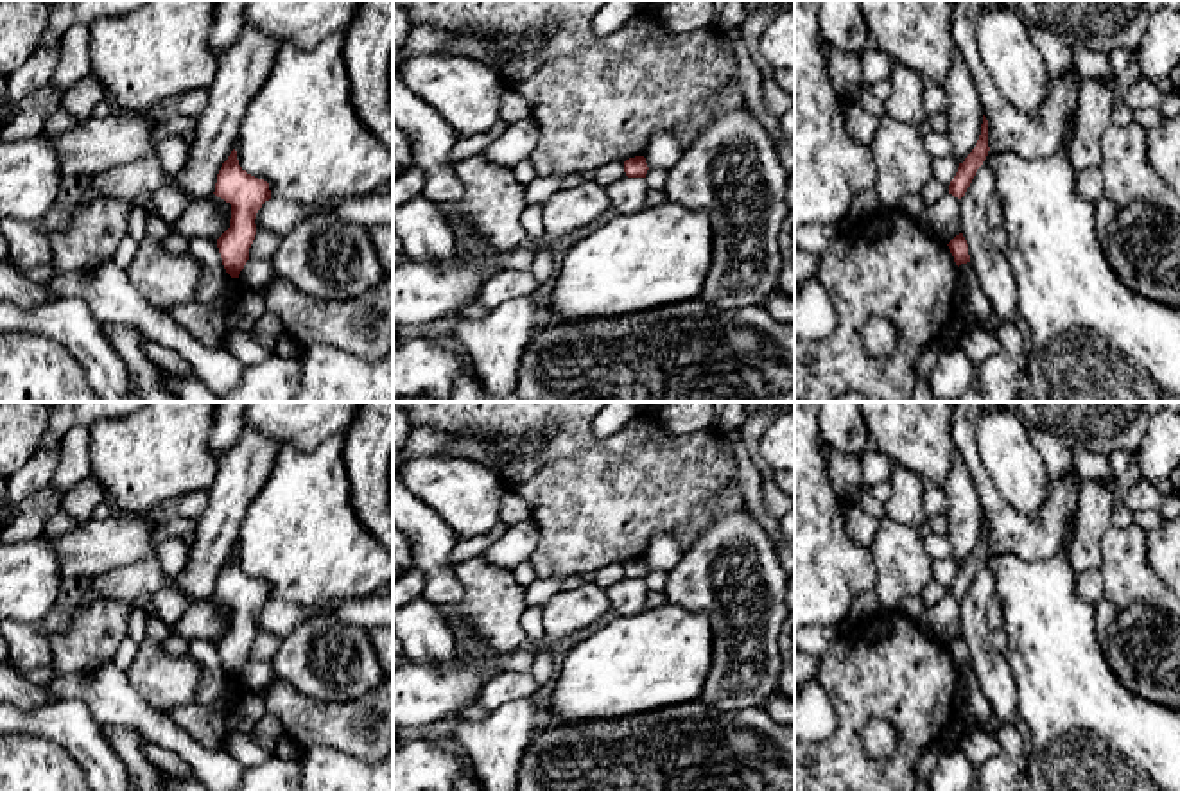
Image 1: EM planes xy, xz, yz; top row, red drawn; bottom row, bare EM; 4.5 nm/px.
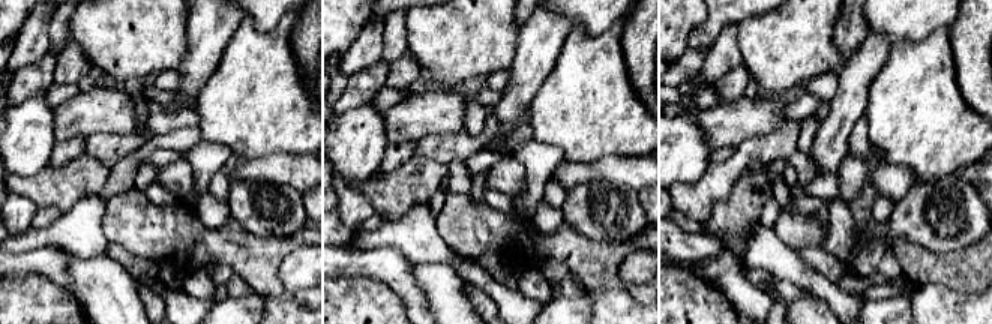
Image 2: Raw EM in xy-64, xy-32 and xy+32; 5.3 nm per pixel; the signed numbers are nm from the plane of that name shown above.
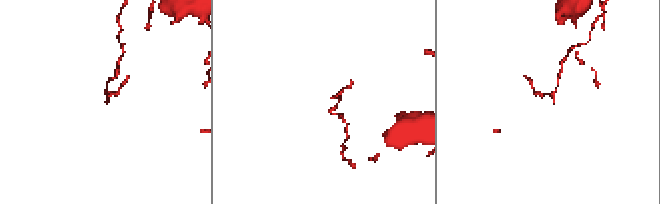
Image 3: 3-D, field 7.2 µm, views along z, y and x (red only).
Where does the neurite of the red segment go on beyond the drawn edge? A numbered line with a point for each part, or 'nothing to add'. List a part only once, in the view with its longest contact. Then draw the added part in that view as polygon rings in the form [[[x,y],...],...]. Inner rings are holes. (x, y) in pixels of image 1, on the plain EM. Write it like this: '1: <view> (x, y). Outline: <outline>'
nothing to add

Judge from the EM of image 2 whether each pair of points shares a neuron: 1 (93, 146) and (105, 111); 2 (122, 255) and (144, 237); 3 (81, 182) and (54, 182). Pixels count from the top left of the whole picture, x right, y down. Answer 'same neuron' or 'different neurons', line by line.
1: different neurons
2: different neurons
3: same neuron

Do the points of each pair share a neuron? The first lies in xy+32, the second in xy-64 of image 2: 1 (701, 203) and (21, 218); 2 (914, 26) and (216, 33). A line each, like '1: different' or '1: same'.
1: same
2: different

